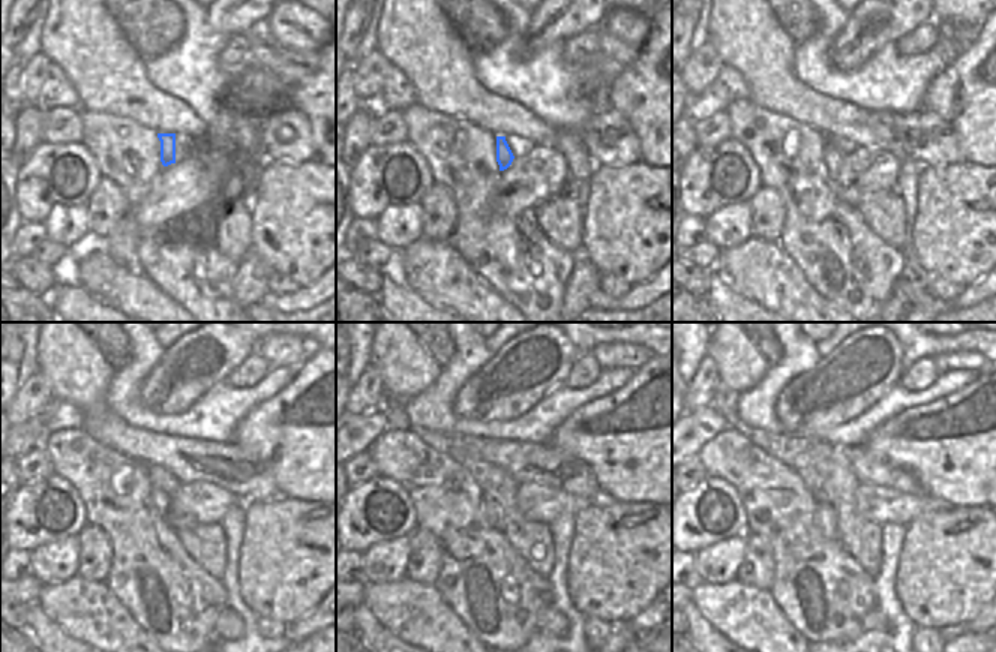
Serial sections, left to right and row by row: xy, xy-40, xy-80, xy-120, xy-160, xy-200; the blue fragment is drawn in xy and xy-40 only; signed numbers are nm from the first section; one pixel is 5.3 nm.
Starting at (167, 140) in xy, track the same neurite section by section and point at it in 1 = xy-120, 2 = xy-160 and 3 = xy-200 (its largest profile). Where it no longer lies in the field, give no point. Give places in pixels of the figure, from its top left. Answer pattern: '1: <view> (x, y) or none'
1: xy-120 (161, 499)
2: xy-160 (494, 516)
3: xy-200 (824, 514)

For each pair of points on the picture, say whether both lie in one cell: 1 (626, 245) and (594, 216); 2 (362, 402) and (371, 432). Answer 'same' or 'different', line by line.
1: same
2: different

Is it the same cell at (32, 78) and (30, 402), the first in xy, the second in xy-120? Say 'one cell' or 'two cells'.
one cell

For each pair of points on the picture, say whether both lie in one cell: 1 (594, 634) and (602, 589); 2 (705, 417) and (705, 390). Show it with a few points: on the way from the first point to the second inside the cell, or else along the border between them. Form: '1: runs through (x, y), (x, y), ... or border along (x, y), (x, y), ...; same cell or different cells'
1: border along (587, 618), (627, 622); different cells
2: border along (708, 405), (687, 412); different cells

